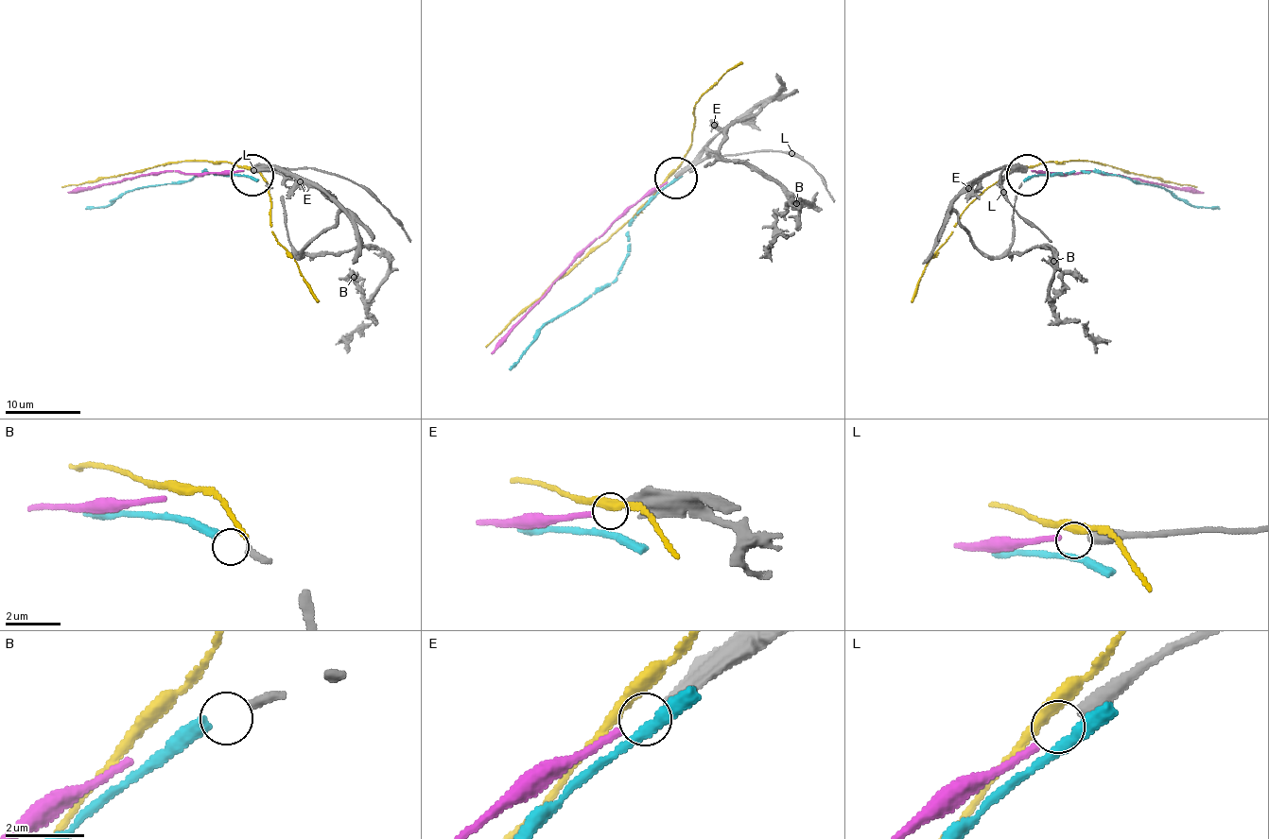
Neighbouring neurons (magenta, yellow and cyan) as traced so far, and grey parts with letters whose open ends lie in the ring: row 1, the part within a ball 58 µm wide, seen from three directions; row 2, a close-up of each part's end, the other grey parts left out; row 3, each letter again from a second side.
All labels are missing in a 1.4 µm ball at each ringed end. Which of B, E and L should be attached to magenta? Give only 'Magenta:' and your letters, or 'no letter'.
Magenta: L

